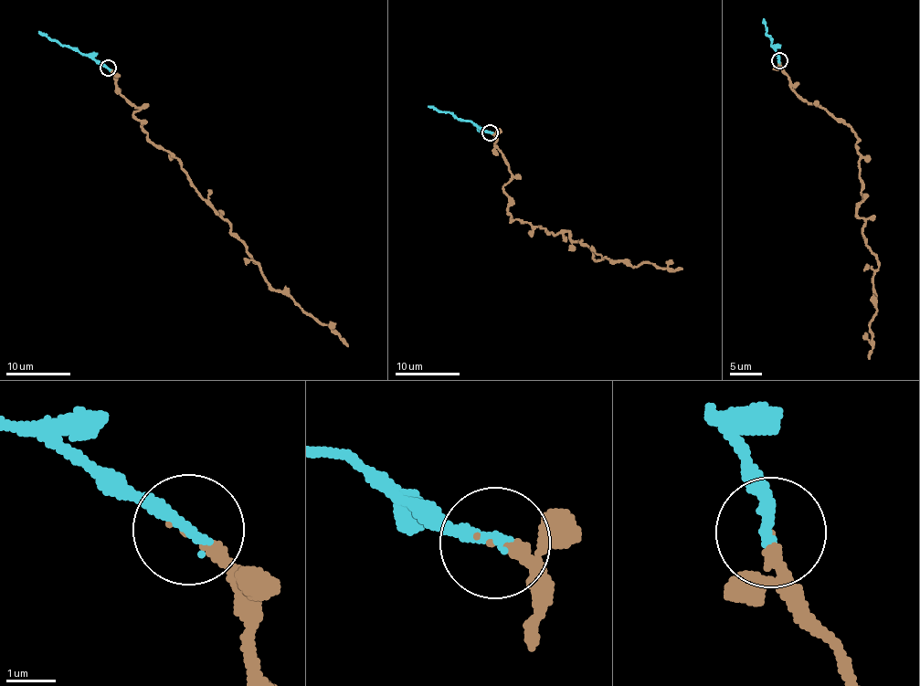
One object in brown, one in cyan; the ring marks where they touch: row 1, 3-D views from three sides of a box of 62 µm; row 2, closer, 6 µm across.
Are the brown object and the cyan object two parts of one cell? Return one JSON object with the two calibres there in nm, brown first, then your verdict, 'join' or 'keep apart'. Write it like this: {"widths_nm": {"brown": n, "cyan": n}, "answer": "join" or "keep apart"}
{"widths_nm": {"brown": 240, "cyan": 280}, "answer": "join"}

